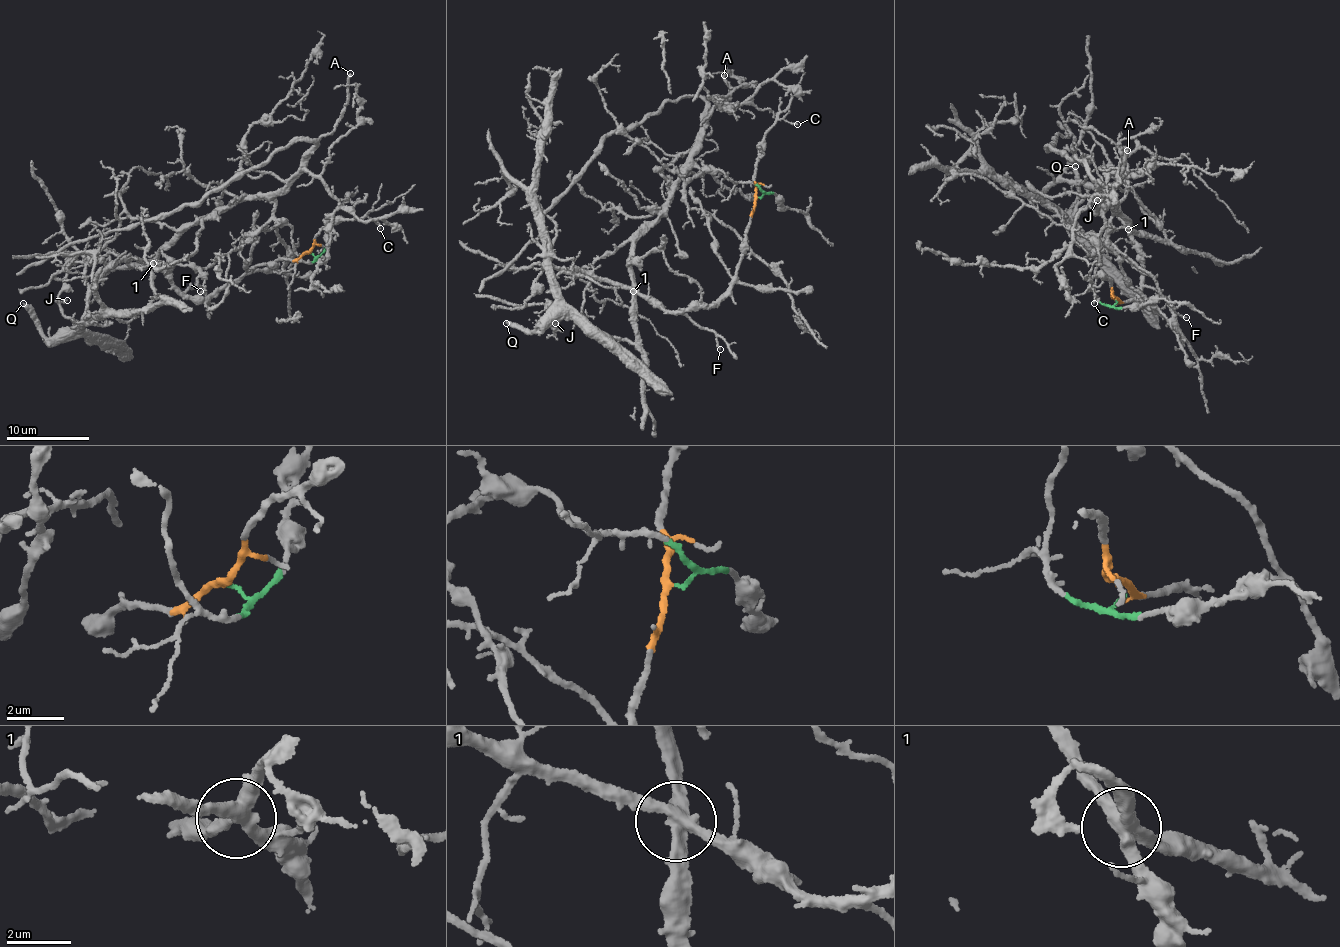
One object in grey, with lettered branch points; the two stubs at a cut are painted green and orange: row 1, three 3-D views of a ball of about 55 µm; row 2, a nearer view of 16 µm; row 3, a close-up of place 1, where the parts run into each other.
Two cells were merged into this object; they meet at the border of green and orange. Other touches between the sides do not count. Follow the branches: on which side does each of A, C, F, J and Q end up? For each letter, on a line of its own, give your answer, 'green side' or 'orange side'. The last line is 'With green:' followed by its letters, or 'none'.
A: green side
C: orange side
F: orange side
J: orange side
Q: orange side
With green: A

